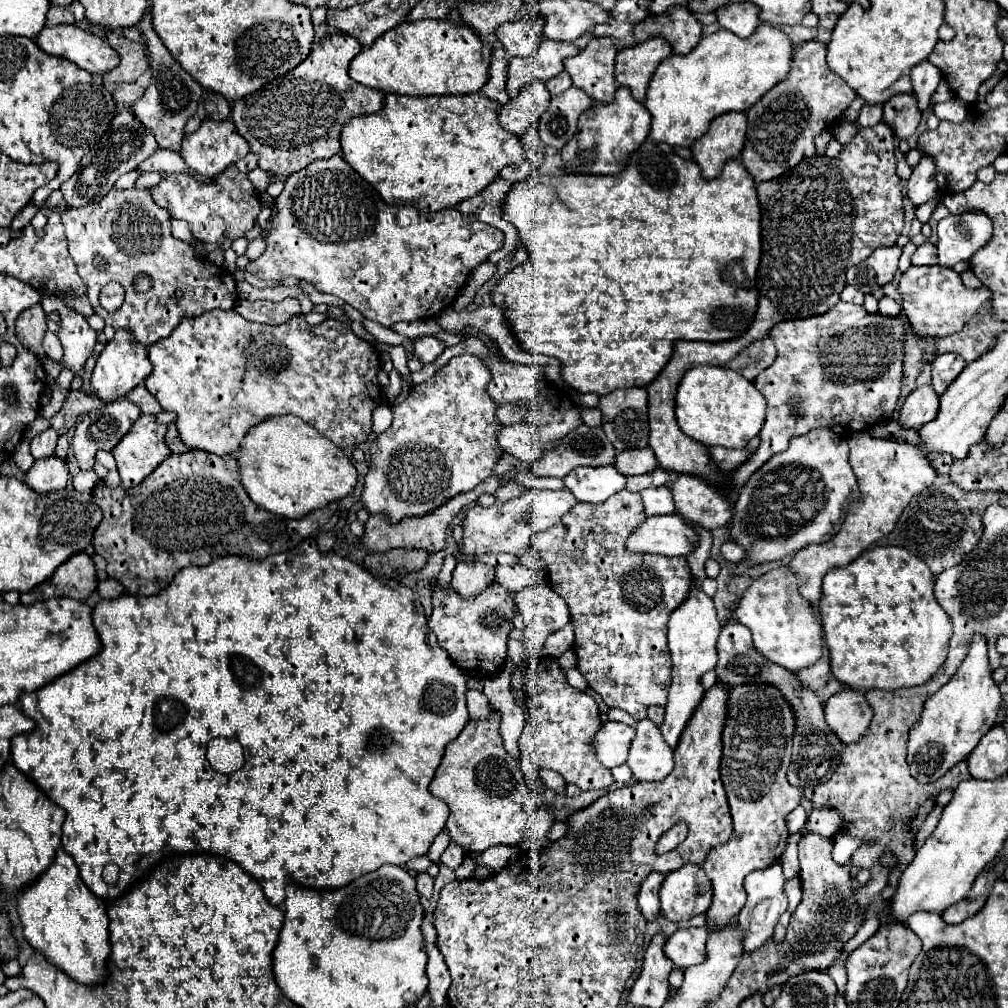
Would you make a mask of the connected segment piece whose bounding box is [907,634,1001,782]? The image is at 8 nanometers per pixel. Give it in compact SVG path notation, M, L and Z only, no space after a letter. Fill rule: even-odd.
M975 634L969 652L953 678L933 696L925 700L921 718L911 726L909 734L909 770L919 782L935 782L959 760L965 760L979 740L995 726L1001 708L1001 690L993 680L993 670L987 658L987 638Z

